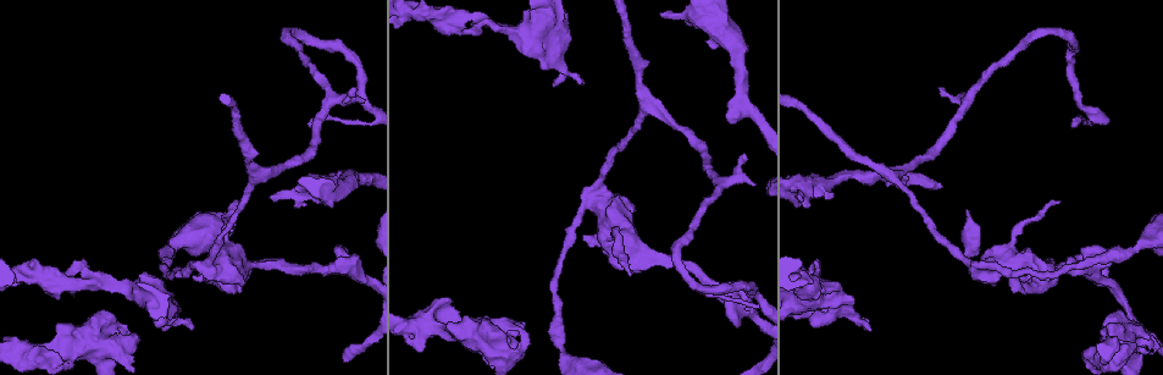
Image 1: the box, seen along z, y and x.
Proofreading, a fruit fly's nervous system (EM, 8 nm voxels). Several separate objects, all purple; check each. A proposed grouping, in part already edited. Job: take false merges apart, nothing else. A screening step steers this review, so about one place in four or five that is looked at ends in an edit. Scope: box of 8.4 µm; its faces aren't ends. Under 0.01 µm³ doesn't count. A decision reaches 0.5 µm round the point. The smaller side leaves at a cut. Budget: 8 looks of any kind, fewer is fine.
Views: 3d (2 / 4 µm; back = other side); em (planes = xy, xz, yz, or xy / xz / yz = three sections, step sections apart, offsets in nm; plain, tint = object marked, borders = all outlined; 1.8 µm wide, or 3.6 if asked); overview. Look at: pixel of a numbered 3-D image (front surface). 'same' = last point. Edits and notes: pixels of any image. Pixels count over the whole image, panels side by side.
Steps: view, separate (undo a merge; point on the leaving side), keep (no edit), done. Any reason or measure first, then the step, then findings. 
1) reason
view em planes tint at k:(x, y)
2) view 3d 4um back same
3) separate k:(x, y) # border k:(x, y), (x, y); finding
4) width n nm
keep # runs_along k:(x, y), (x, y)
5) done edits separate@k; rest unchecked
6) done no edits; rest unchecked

looks like a crossing
view 3d 2um at 1:(990, 266)

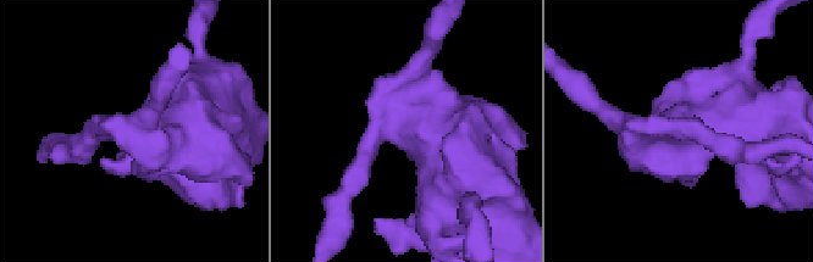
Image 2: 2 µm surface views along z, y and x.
shape alone is not enough
view em planes tint at 2:(685, 125)

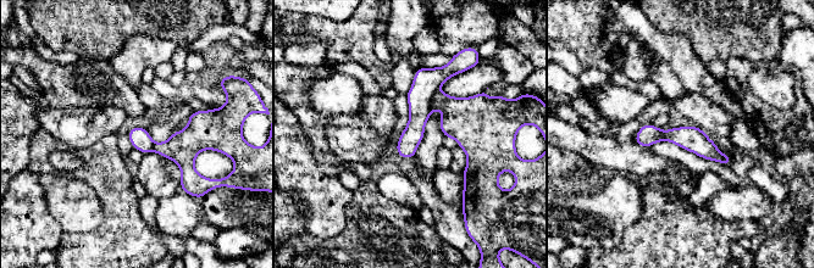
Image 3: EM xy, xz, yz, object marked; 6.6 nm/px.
width 140 nm
separate 3:(426, 82) # part_leaving 3:(448, 73), (420, 95), (404, 155); a second neuron is stuck on

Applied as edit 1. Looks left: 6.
view overview

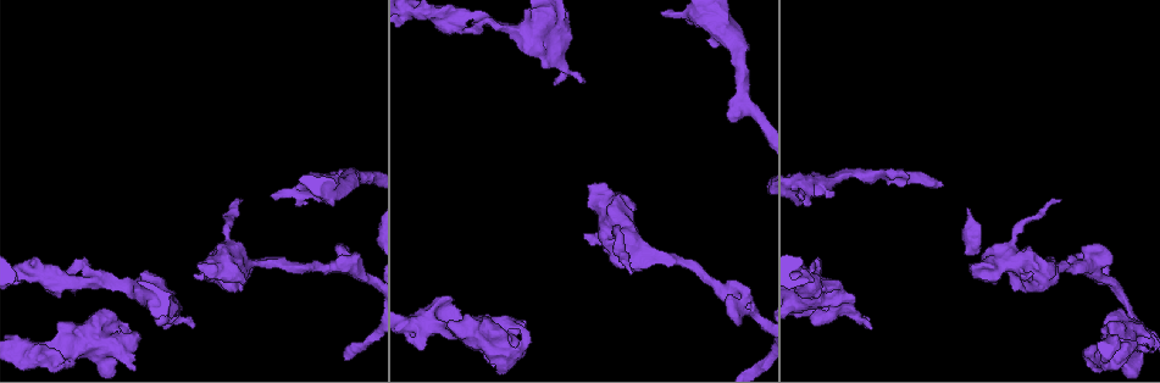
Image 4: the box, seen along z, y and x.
abrupt turn
view em 3.6um planes plain at 4:(549, 33)

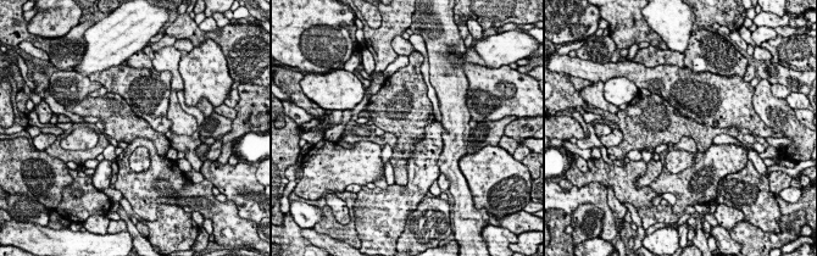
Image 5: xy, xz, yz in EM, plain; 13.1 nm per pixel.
view em 3.6um planes tint same

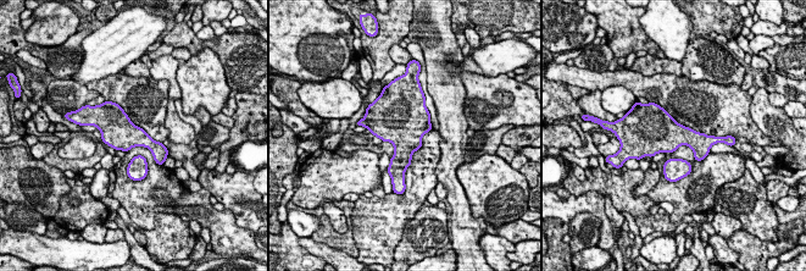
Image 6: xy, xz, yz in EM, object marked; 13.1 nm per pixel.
width 440 nm
keep # continuous, no second neuron

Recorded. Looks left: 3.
two arms in line, one across
view 3d 2um at 4:(804, 266)

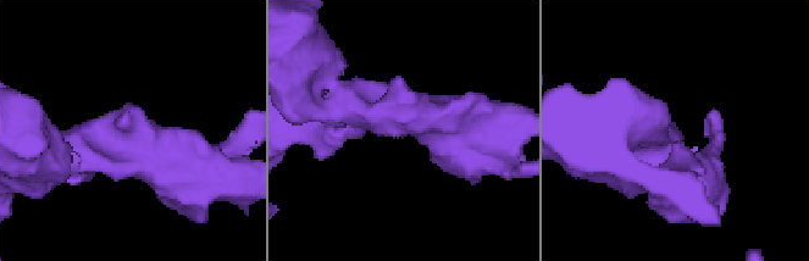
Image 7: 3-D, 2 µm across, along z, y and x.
arms 3; arm_widths 170, 170, 380 nm
view em xz step 8 tint at 7:(413, 119)

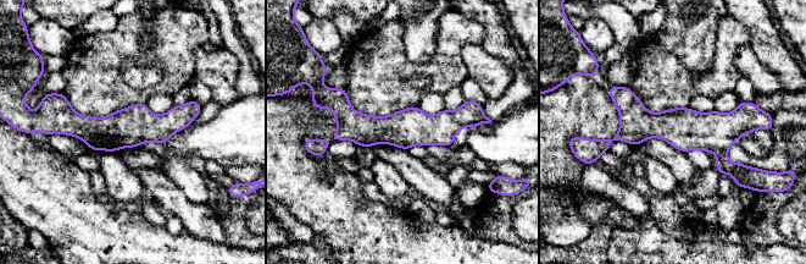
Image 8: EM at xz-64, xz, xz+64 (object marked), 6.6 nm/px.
keep # runs_along 8:(748, 119), (635, 126), (605, 146); one neuron here

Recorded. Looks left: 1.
done edits separate@3; rest unchecked

